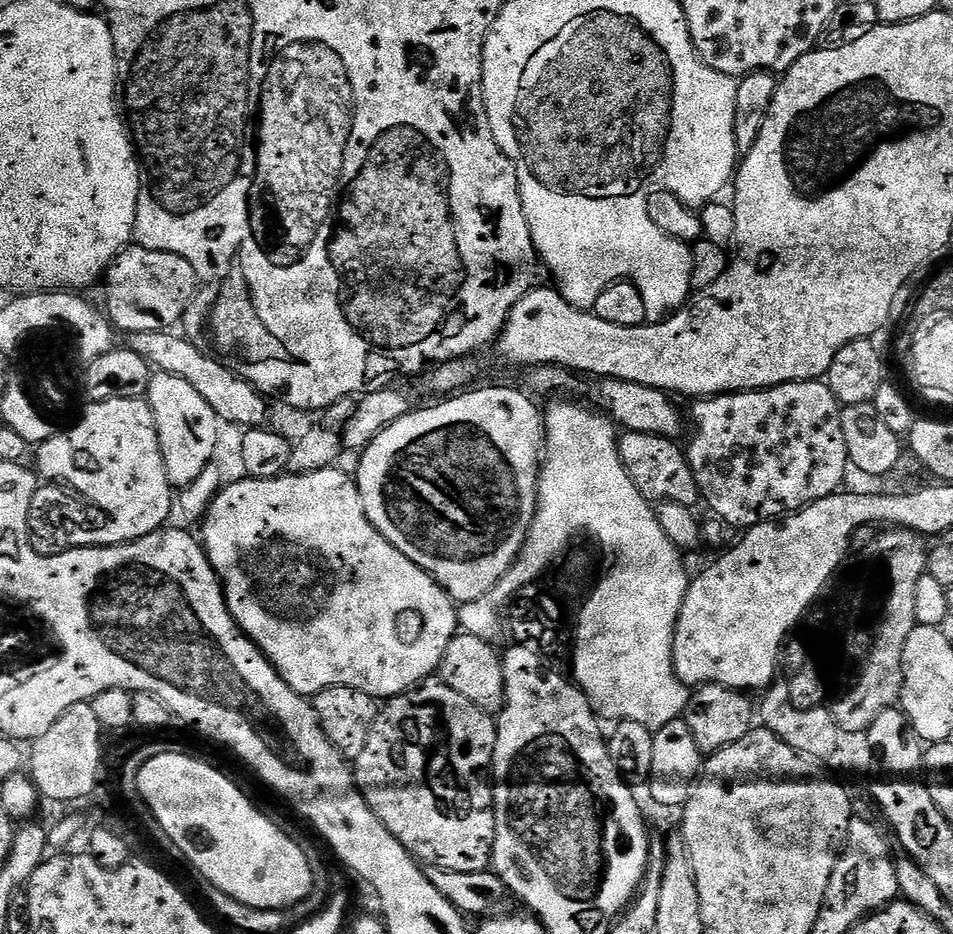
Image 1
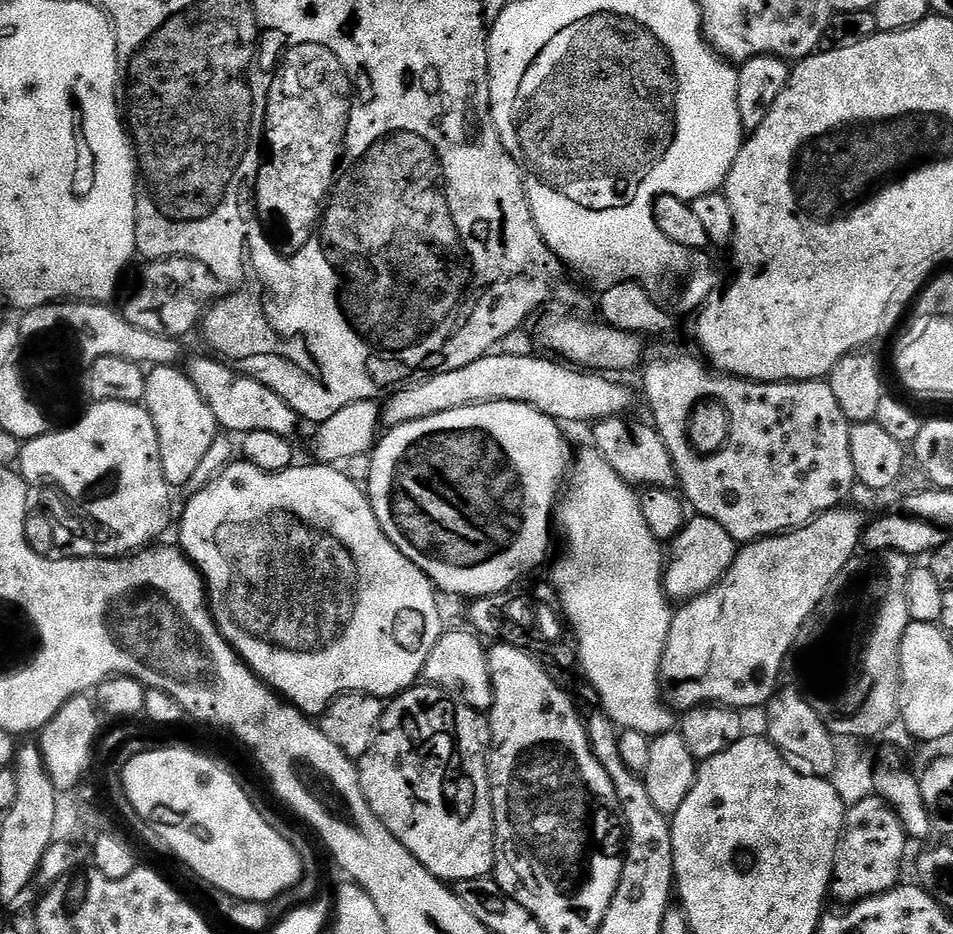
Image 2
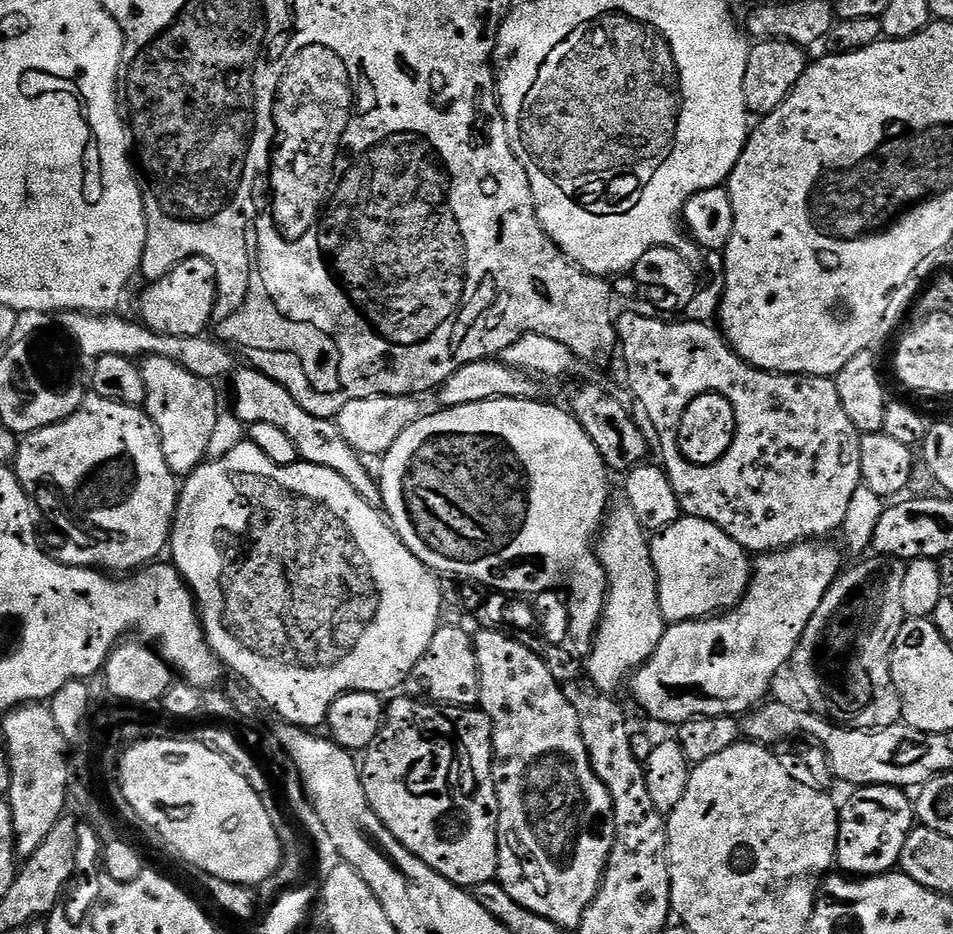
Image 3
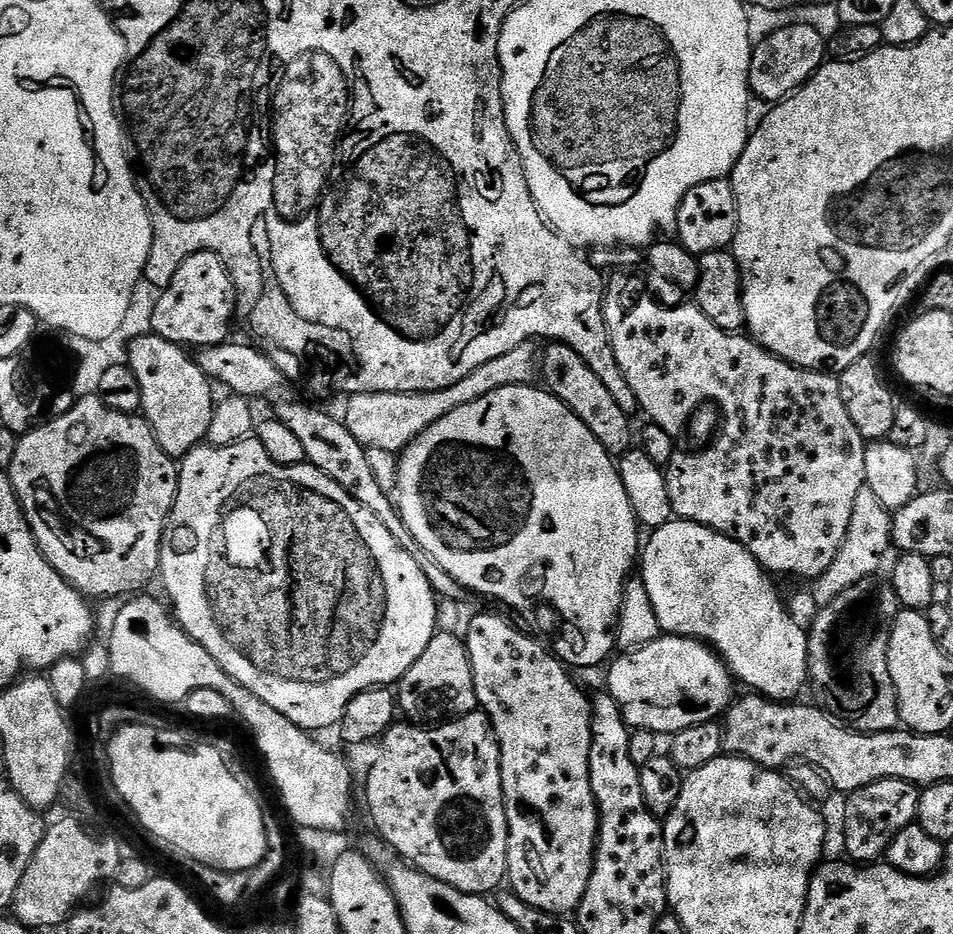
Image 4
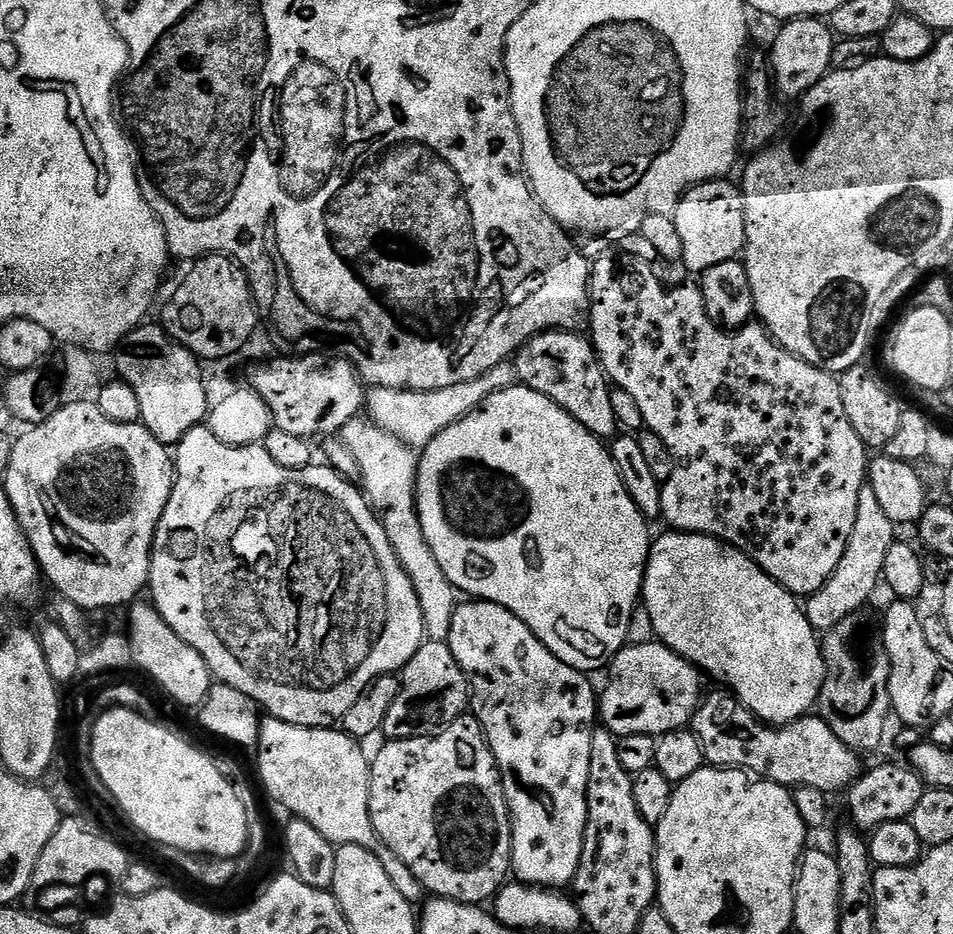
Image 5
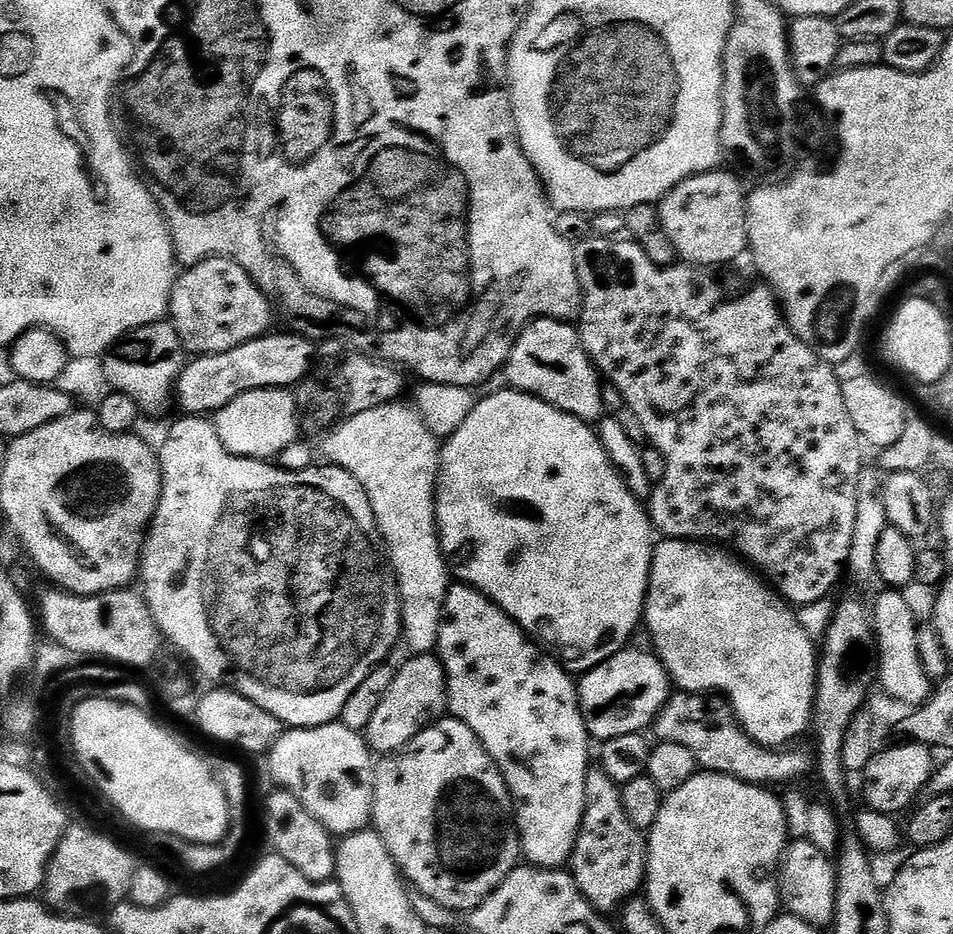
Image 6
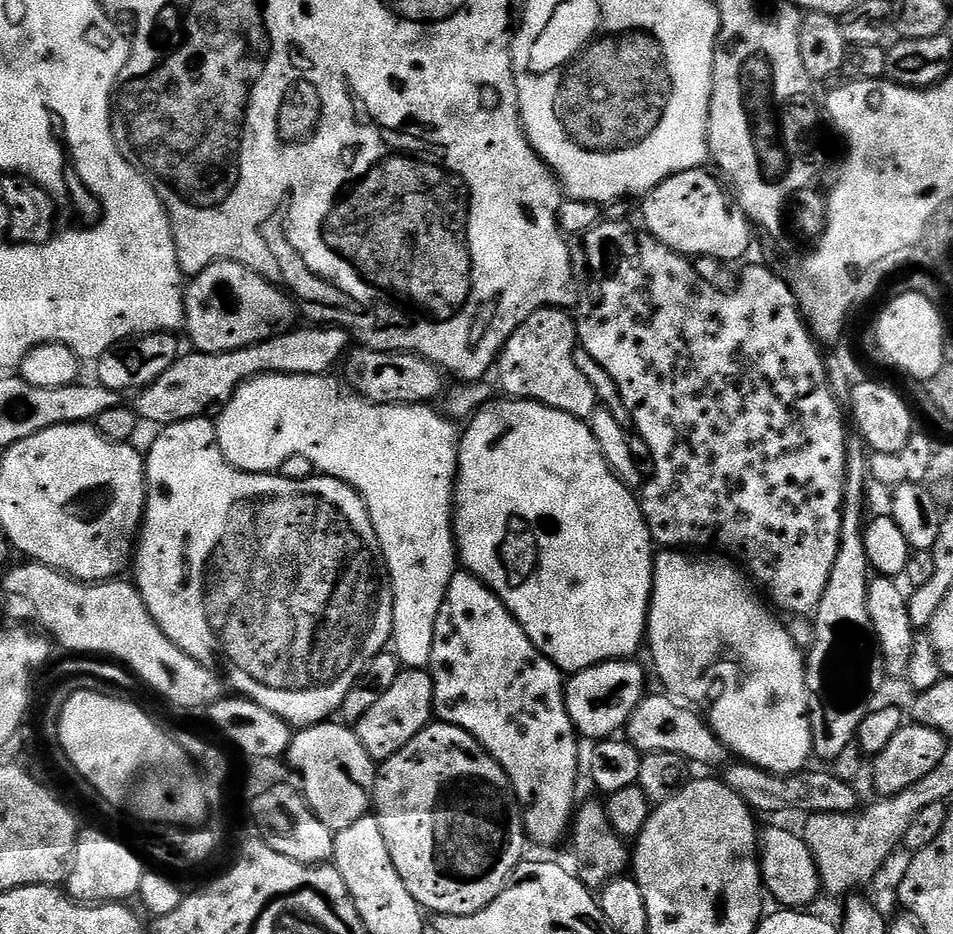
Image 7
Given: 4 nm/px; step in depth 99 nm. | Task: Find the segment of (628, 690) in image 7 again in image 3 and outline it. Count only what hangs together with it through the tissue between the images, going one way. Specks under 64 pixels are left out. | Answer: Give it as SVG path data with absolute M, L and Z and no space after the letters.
M805 542L777 552L757 555L752 565L751 585L736 607L703 620L683 620L681 624L668 624L654 654L631 677L632 696L637 706L650 719L671 726L682 725L699 716L739 717L757 707L767 697L764 695L772 679L783 668L785 671L810 618L842 572L840 552L828 543L832 542Z

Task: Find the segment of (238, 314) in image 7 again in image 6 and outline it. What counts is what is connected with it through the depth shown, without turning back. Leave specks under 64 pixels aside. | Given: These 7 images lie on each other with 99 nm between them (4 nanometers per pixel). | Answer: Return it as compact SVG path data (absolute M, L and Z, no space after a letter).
M210 256L201 264L185 267L177 275L168 303L168 316L185 353L209 356L269 335L273 327L272 308L273 301L238 262L227 256Z

